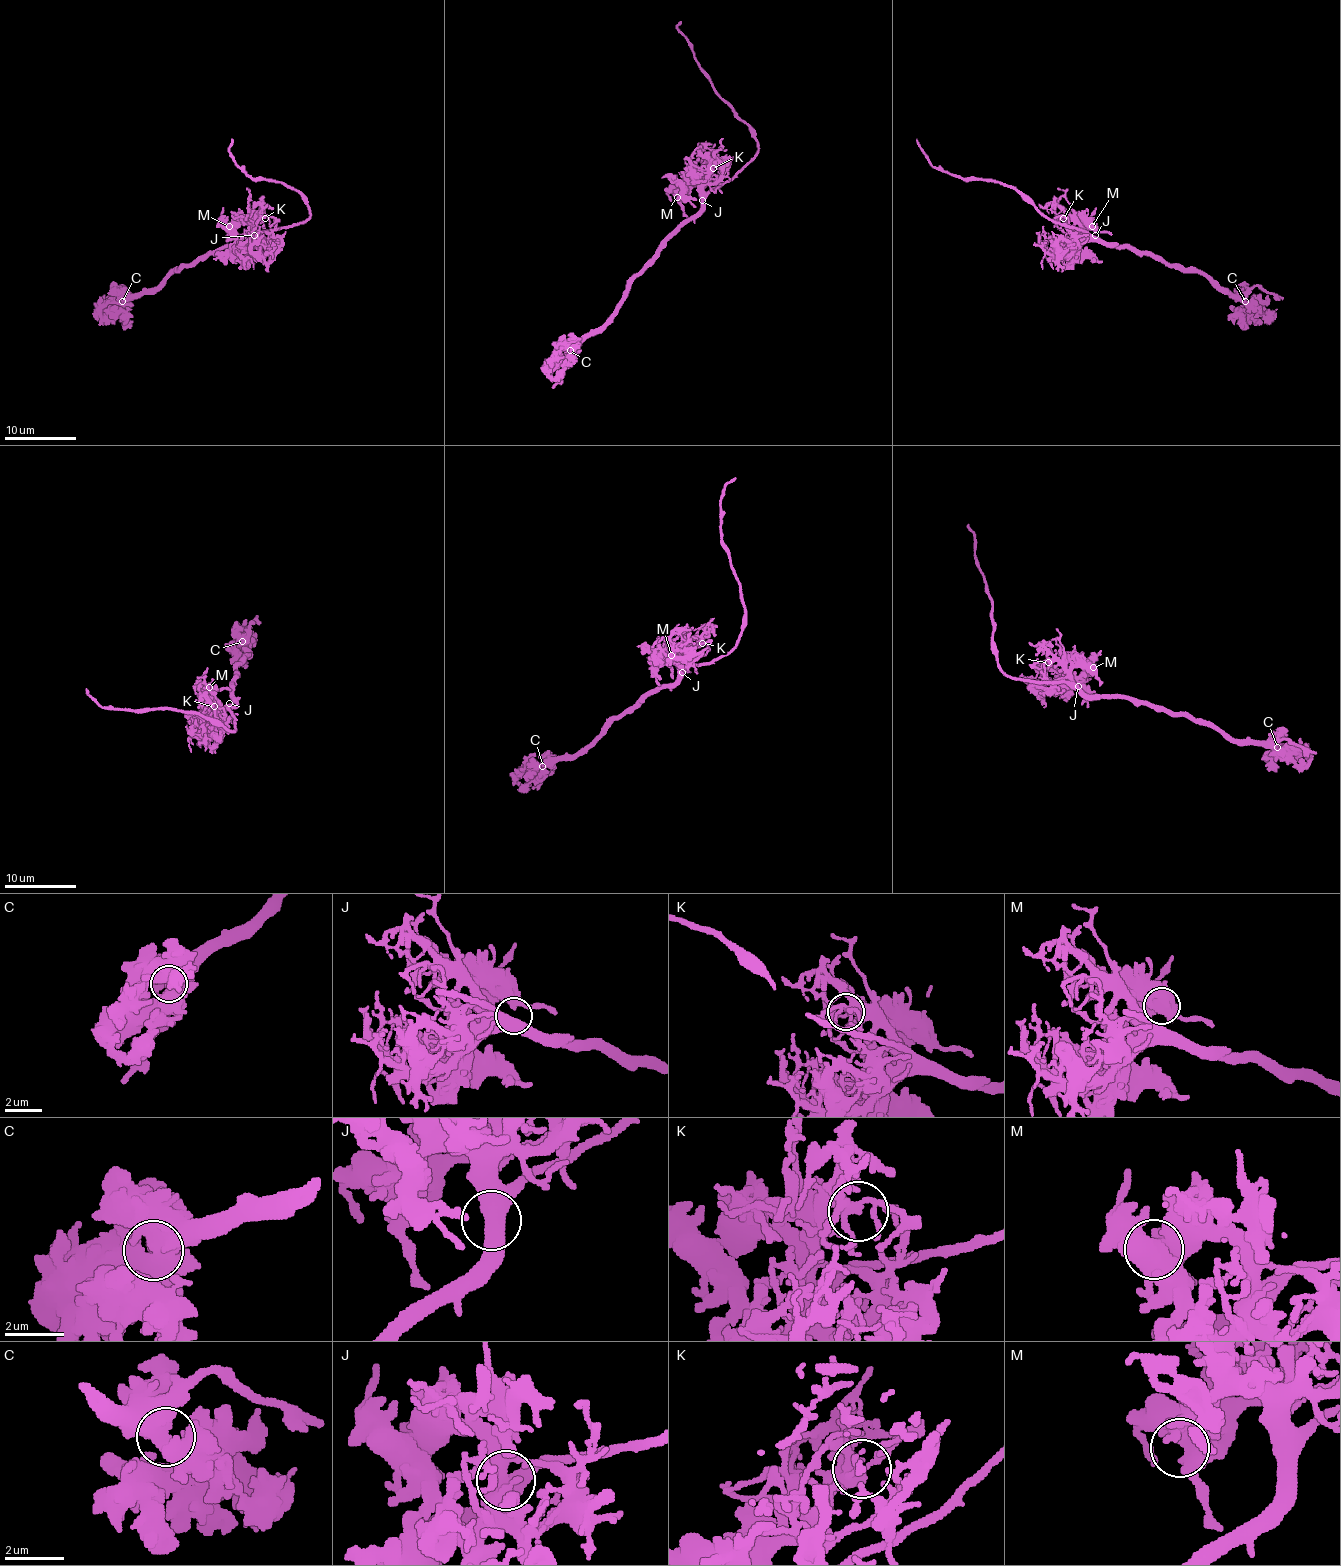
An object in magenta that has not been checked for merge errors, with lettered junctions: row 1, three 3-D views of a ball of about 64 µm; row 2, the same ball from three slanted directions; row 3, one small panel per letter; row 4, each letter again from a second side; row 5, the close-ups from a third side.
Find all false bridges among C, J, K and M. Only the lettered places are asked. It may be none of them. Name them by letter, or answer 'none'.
none

